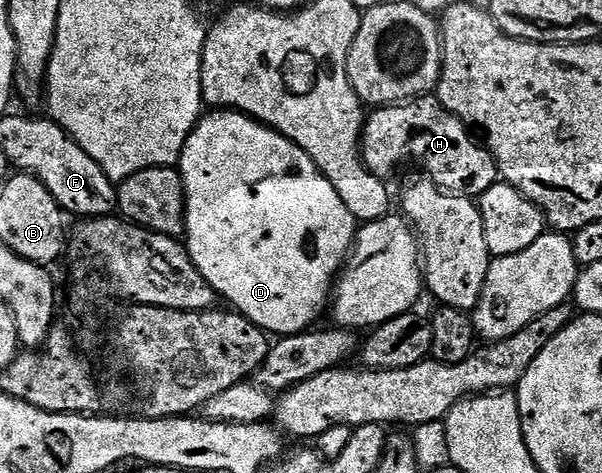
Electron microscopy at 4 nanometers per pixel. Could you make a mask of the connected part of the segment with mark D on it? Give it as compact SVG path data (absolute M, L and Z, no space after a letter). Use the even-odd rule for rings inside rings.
M214 110L203 115L184 146L180 171L186 195L186 230L184 233L186 252L192 258L196 270L200 270L200 274L204 274L208 286L212 286L212 290L217 292L223 301L227 300L230 303L227 305L233 311L248 317L257 328L267 334L275 332L273 335L281 338L295 336L297 332L313 329L319 323L319 321L317 322L318 315L325 308L327 311L328 305L331 303L332 293L336 288L336 277L341 273L350 255L356 235L354 215L352 210L348 210L348 206L344 206L344 202L340 199L339 185L328 182L328 178L324 178L324 174L315 166L312 158L308 158L308 154L304 154L304 150L300 150L300 146L296 146L291 140L284 138L279 132L275 132L273 128L258 123L251 116L245 116L244 113L233 110Z

